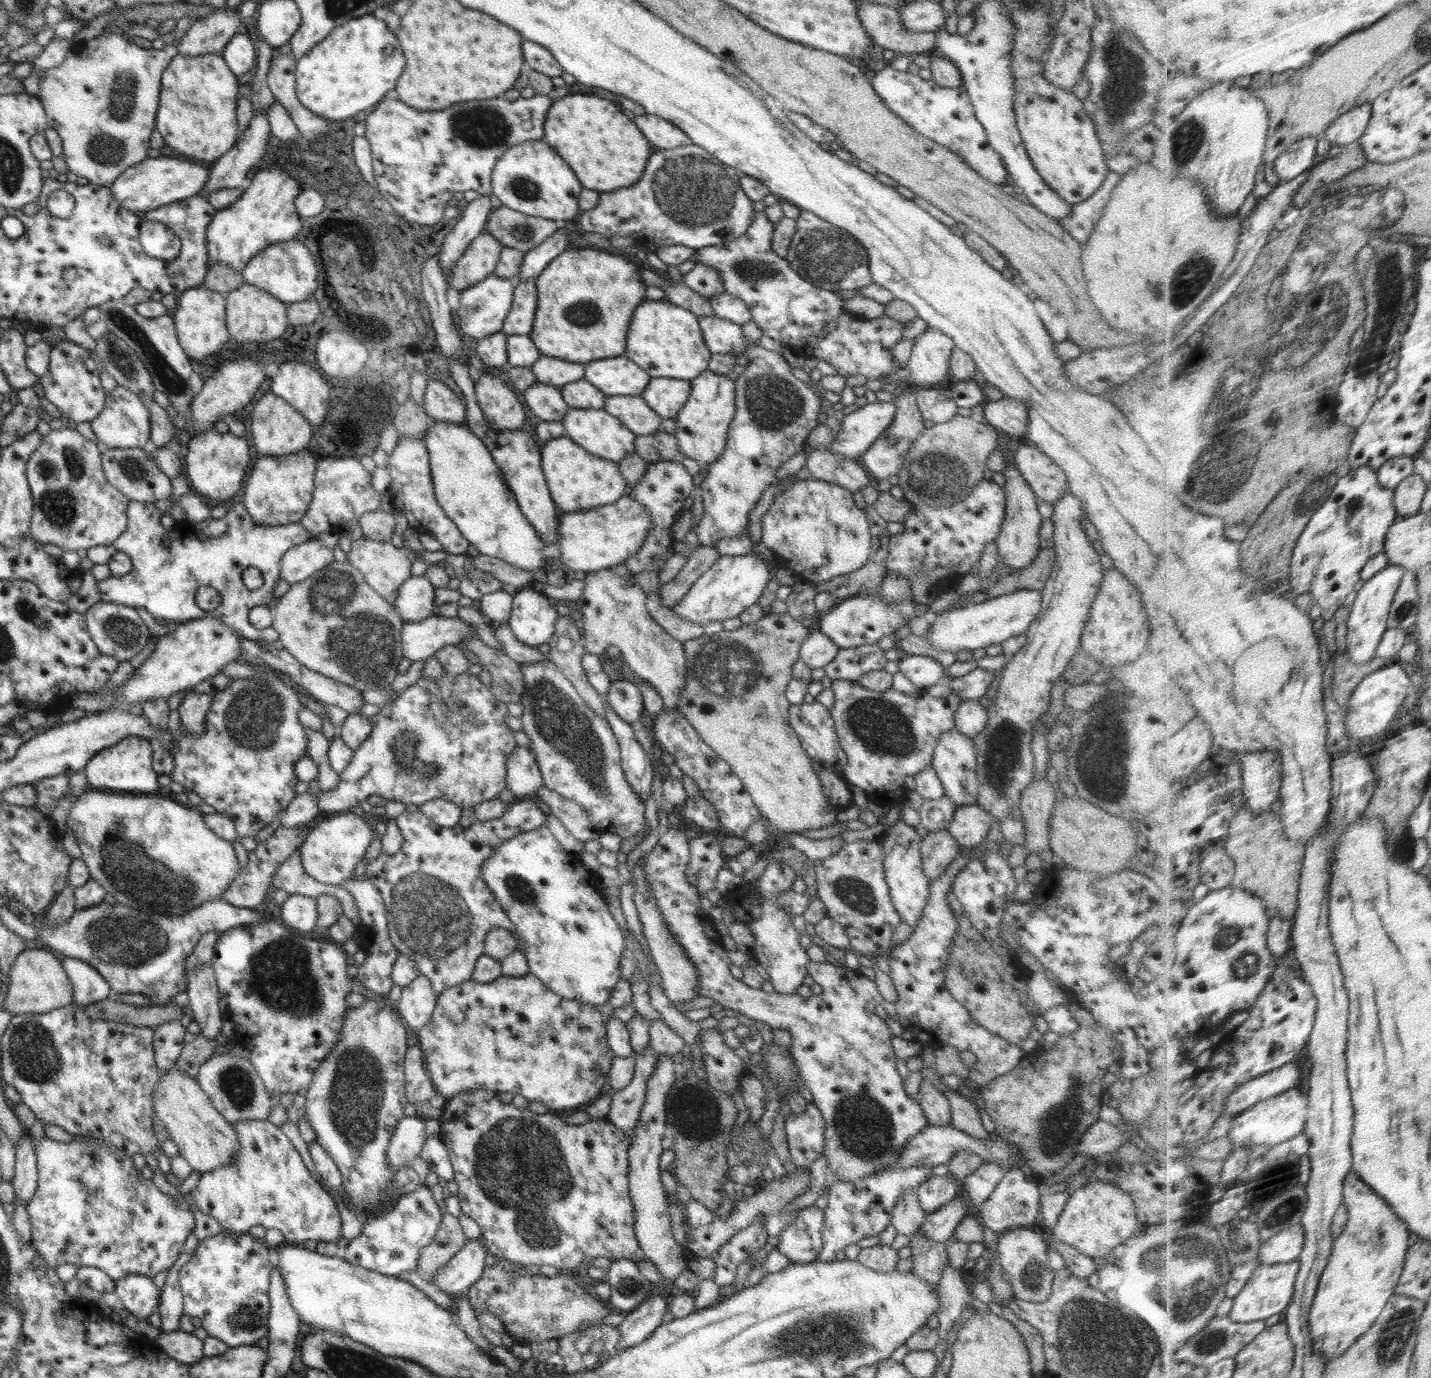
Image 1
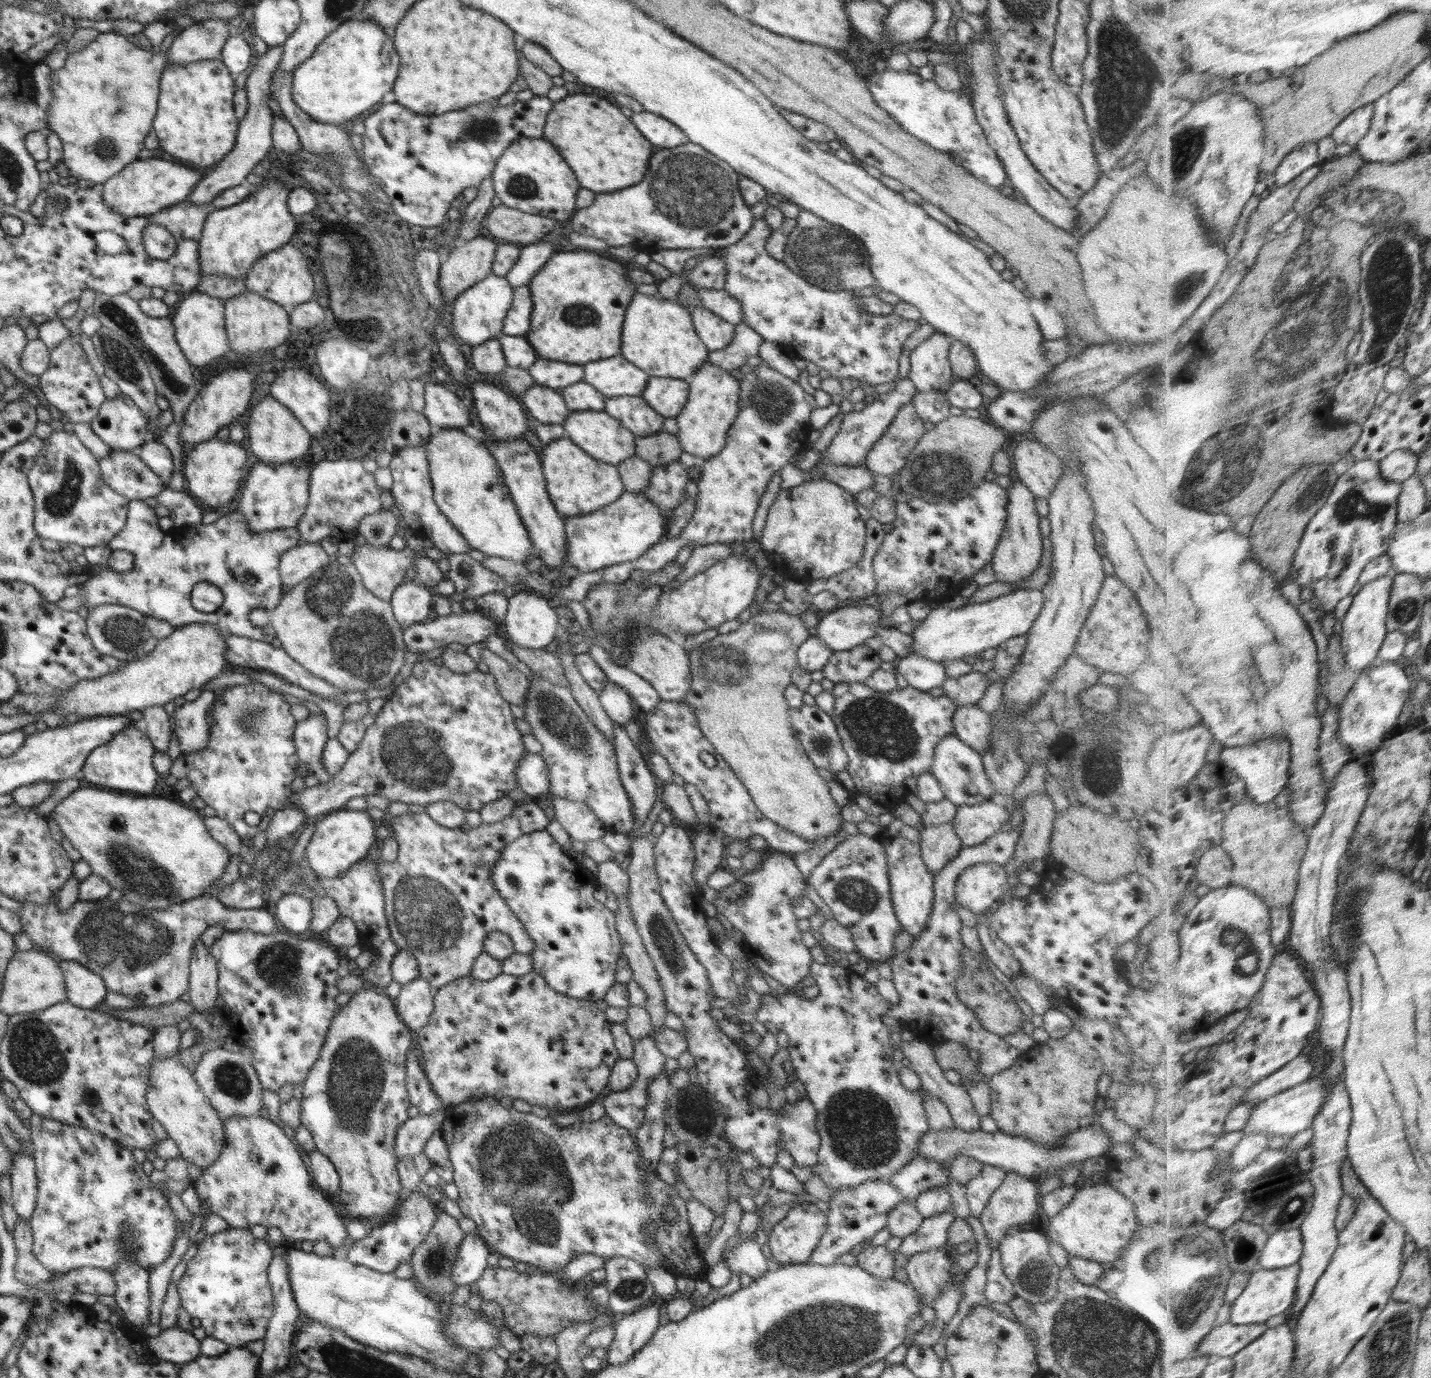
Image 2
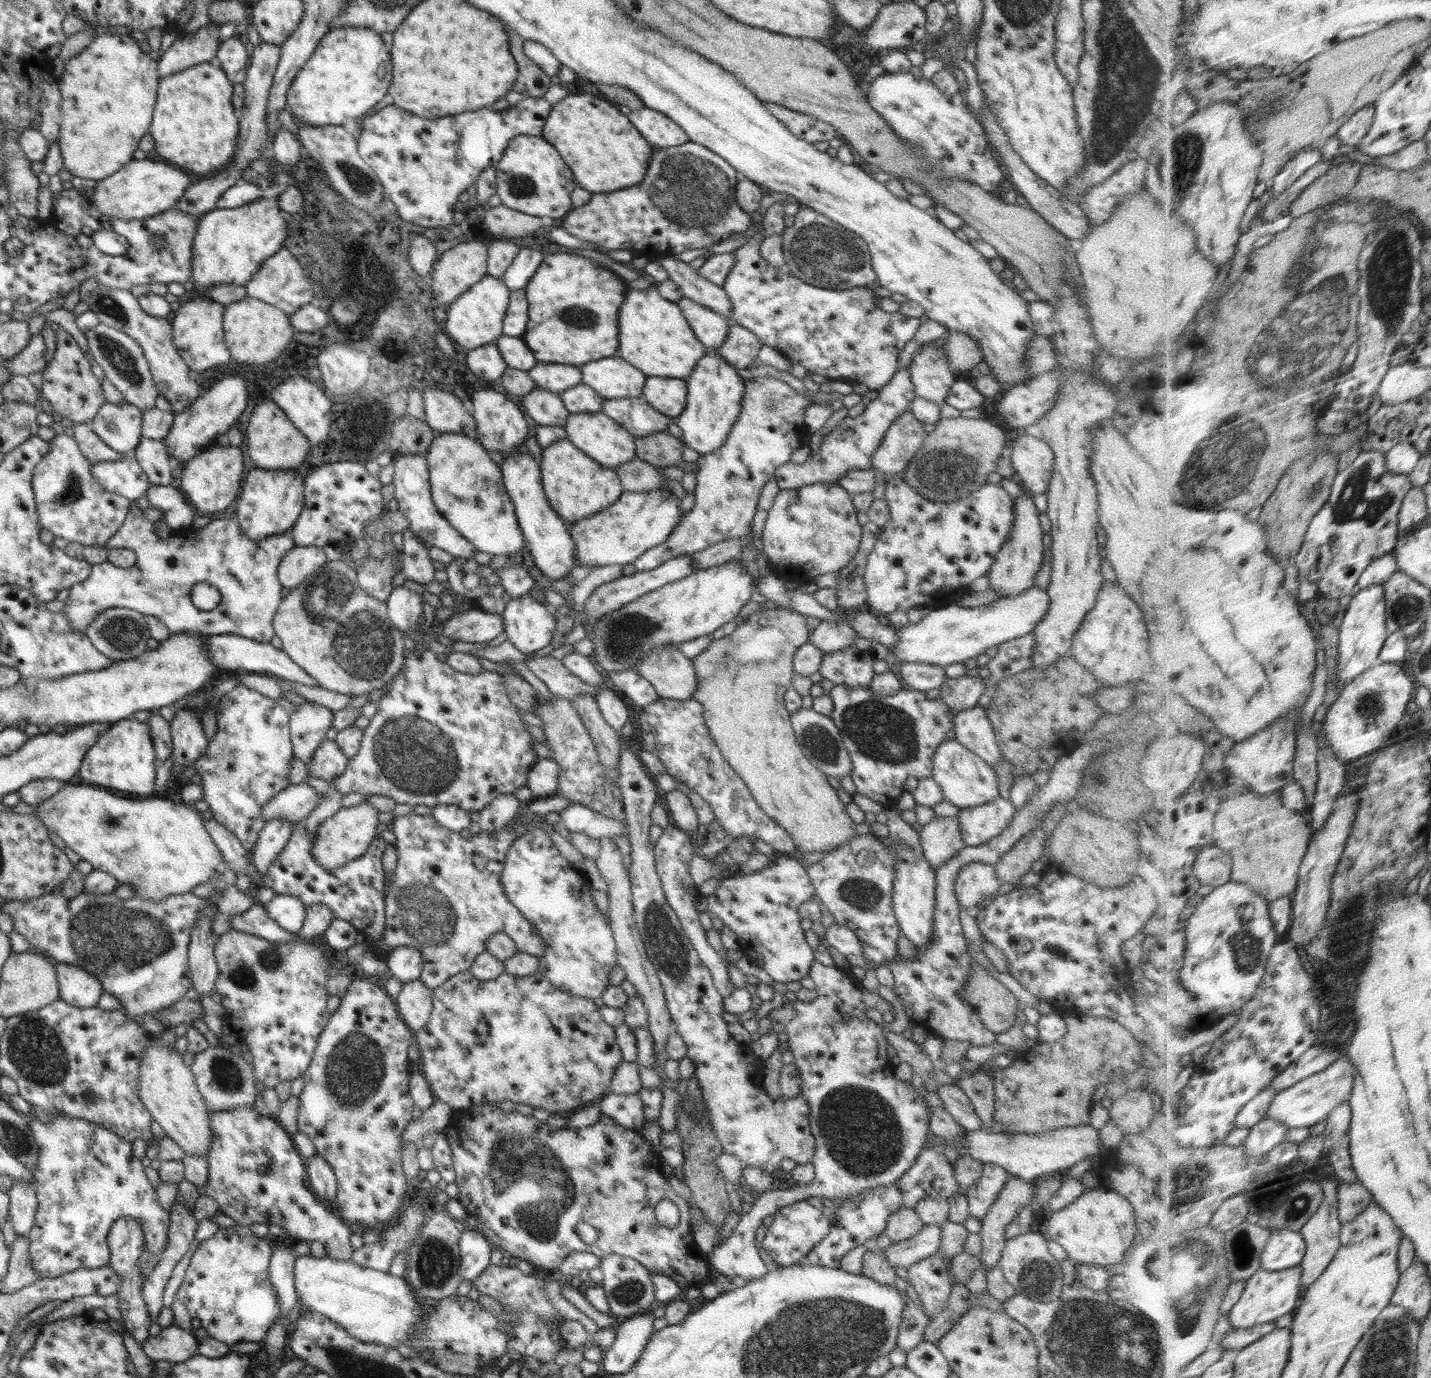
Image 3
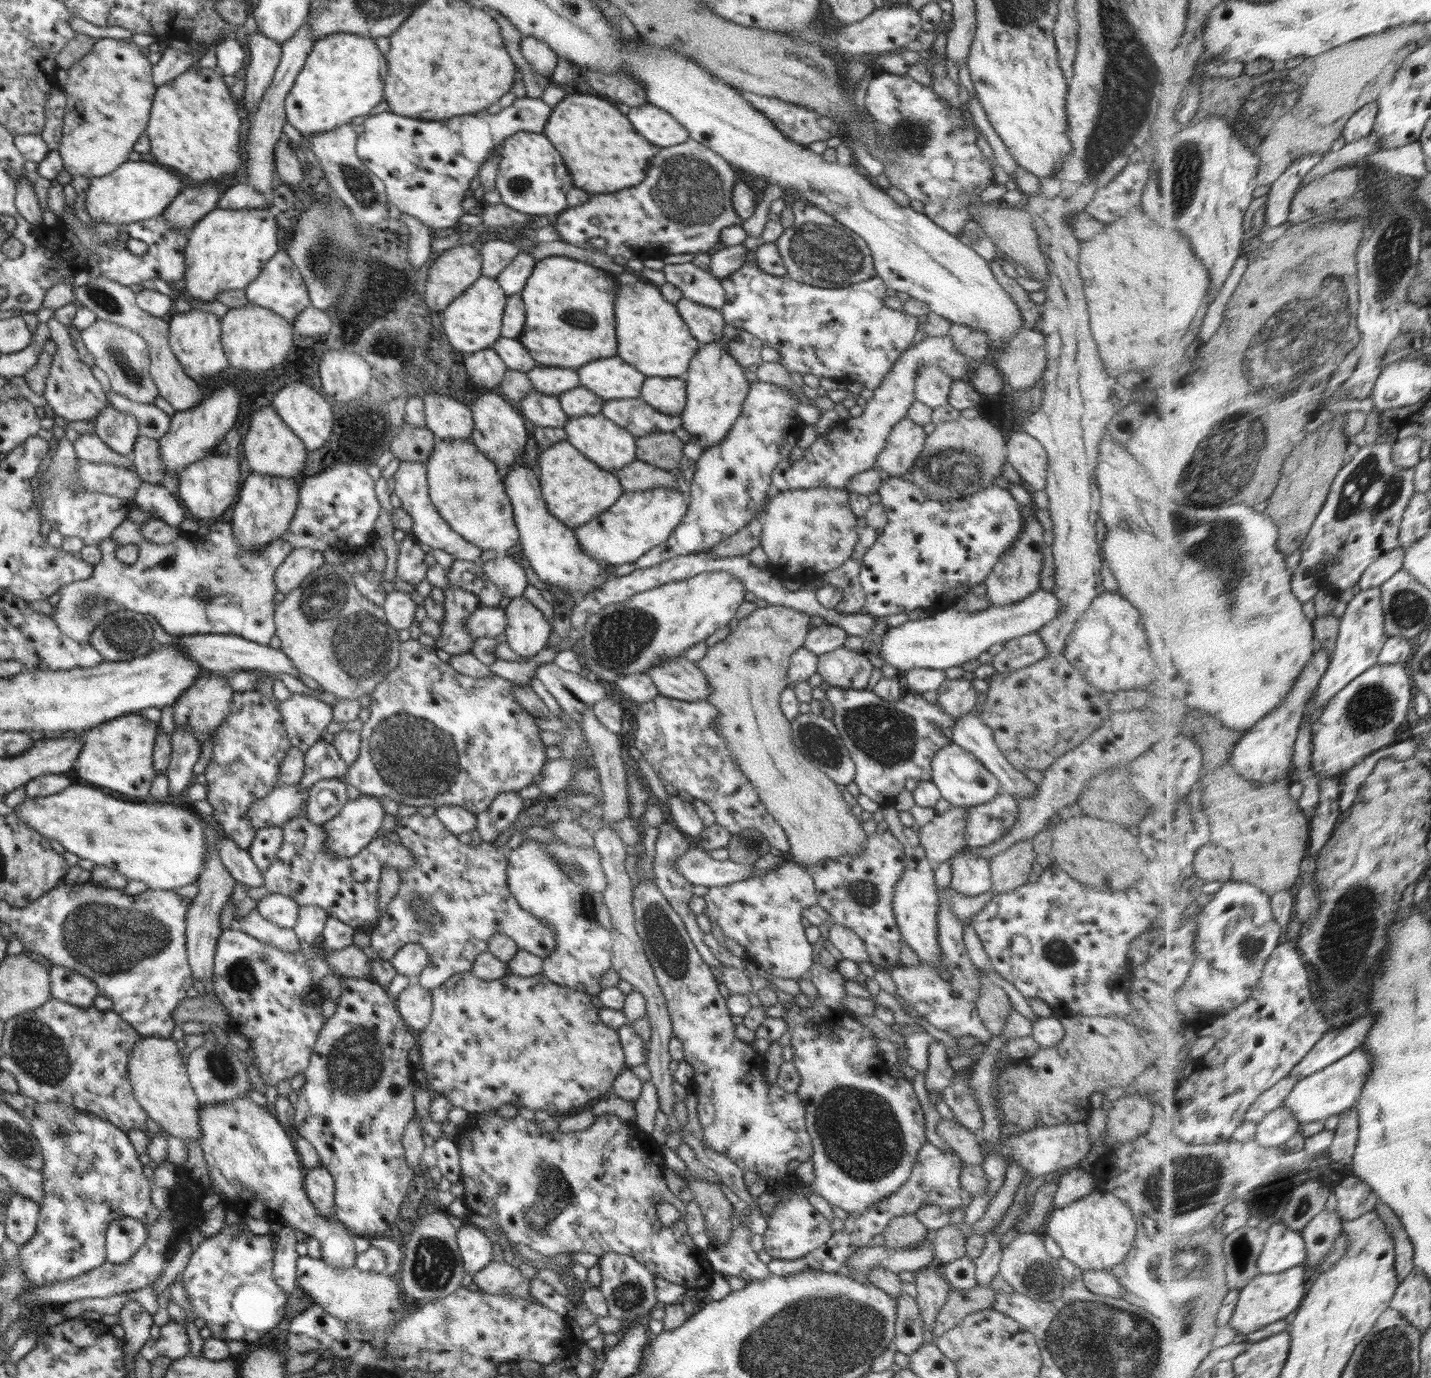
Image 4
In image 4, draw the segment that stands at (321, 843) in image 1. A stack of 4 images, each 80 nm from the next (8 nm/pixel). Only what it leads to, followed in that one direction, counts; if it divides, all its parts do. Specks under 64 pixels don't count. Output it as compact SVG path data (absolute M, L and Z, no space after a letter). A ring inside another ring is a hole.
M361 794L357 800L348 800L340 812L323 824L327 850L336 858L356 856L376 836L384 834L384 812L379 798Z

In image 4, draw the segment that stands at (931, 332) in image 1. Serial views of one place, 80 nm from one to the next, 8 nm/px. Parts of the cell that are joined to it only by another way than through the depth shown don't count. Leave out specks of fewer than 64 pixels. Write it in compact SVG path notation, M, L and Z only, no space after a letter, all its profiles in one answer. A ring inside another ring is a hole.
M927 366L917 372L915 378L915 400L931 409L948 404L953 378L940 367Z

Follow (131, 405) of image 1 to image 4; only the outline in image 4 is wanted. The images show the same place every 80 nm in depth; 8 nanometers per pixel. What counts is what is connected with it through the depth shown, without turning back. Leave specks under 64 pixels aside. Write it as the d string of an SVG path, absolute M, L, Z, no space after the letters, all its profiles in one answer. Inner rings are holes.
M108 404L94 418L94 432L114 452L133 460L133 448L139 428L136 419L127 412Z

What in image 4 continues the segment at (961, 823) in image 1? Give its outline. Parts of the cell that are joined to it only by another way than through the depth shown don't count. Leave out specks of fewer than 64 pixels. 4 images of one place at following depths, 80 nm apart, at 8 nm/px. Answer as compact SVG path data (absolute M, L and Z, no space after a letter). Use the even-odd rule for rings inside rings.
M998 794L991 802L968 807L964 838L966 849L988 846L1005 835L1016 822L1017 799Z

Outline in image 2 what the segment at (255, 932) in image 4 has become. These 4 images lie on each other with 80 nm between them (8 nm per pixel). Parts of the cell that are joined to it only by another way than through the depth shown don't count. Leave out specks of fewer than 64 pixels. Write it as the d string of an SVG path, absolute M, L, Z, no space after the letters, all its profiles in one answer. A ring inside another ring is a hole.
M201 896L173 904L170 908L142 908L123 898L112 901L106 898L100 900L78 900L68 910L57 906L57 898L51 897L44 904L20 902L22 911L21 930L25 932L38 949L50 950L61 960L76 961L86 966L103 978L108 991L114 991L132 999L142 999L142 1005L136 1008L152 1008L176 1002L180 996L189 991L189 964L194 945L209 926L223 926L226 931L253 930L260 934L271 935L282 927L274 916L261 909L231 909L225 907L214 896Z

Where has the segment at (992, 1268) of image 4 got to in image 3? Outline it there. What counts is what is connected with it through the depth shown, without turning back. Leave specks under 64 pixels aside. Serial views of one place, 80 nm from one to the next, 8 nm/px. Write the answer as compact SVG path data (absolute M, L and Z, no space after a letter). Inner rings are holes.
M1016 1175L1010 1176L996 1200L990 1205L984 1218L981 1218L982 1250L980 1260L986 1266L986 1273L997 1264L1002 1254L1006 1237L1006 1226L1015 1220L1025 1206L1035 1202L1032 1197L1032 1184Z

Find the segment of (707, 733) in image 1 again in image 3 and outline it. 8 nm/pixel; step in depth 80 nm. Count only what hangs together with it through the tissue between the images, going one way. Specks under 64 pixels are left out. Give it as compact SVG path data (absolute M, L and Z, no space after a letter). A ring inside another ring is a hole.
M777 607L775 609L762 609L748 616L742 623L737 625L735 631L728 637L721 639L713 639L709 647L704 650L699 656L691 659L692 665L696 670L697 689L692 699L698 701L703 707L704 724L707 726L708 732L713 738L715 745L719 747L721 754L725 761L738 773L745 785L749 788L752 797L758 803L758 807L762 809L774 822L778 823L786 832L791 834L793 841L796 843L798 852L795 856L799 859L801 855L807 852L820 852L822 850L837 849L837 846L843 845L846 841L855 839L857 835L855 823L850 819L846 813L846 806L840 801L836 789L828 783L826 775L819 768L816 768L812 762L805 757L800 745L796 742L793 726L789 717L789 712L784 706L784 695L787 688L791 686L793 676L795 675L792 662L794 654L798 651L799 646L809 641L810 628L806 625L806 616L803 614L791 611L784 607Z

